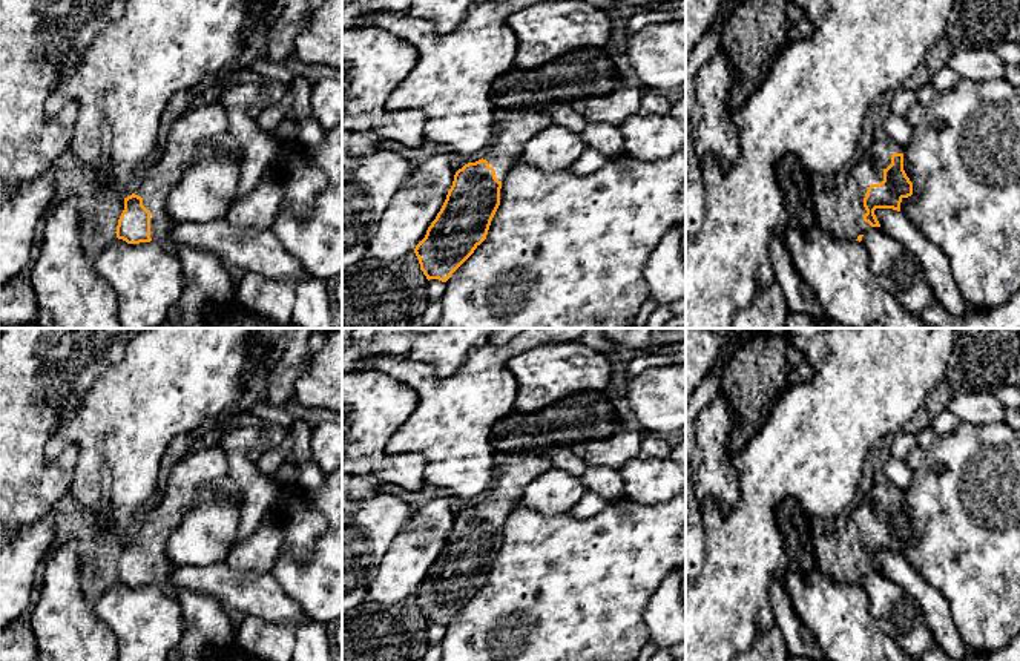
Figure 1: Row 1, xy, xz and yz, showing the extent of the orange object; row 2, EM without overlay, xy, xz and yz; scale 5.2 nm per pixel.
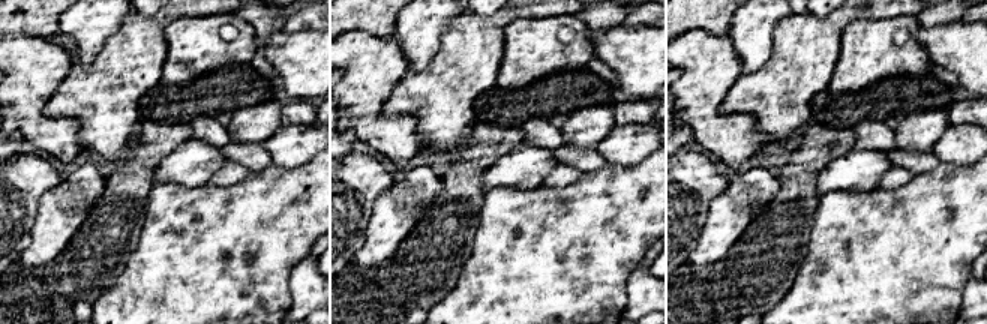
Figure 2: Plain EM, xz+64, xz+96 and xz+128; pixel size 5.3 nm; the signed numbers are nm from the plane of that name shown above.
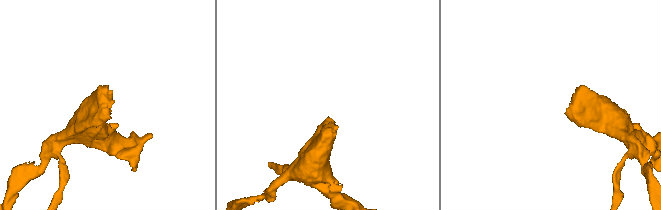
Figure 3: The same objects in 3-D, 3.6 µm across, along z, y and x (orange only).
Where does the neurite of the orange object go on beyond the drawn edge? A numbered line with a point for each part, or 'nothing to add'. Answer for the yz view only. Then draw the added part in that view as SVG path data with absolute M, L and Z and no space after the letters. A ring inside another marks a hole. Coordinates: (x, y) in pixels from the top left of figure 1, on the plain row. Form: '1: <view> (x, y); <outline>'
1: yz (839, 551); M882 472L876 474L873 489L839 523L821 526L813 532L818 569L831 580L856 584L871 569L864 564L864 541L871 528L883 525L883 514L893 497L903 497Z

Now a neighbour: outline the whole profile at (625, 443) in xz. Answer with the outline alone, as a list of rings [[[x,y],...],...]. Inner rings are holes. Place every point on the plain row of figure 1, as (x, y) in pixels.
[[[620,422],[612,436],[587,442],[583,460],[587,466],[621,471],[627,460],[640,455],[643,436],[637,422]]]

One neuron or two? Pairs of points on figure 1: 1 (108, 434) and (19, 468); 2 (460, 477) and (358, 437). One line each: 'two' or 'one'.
1: two
2: two

